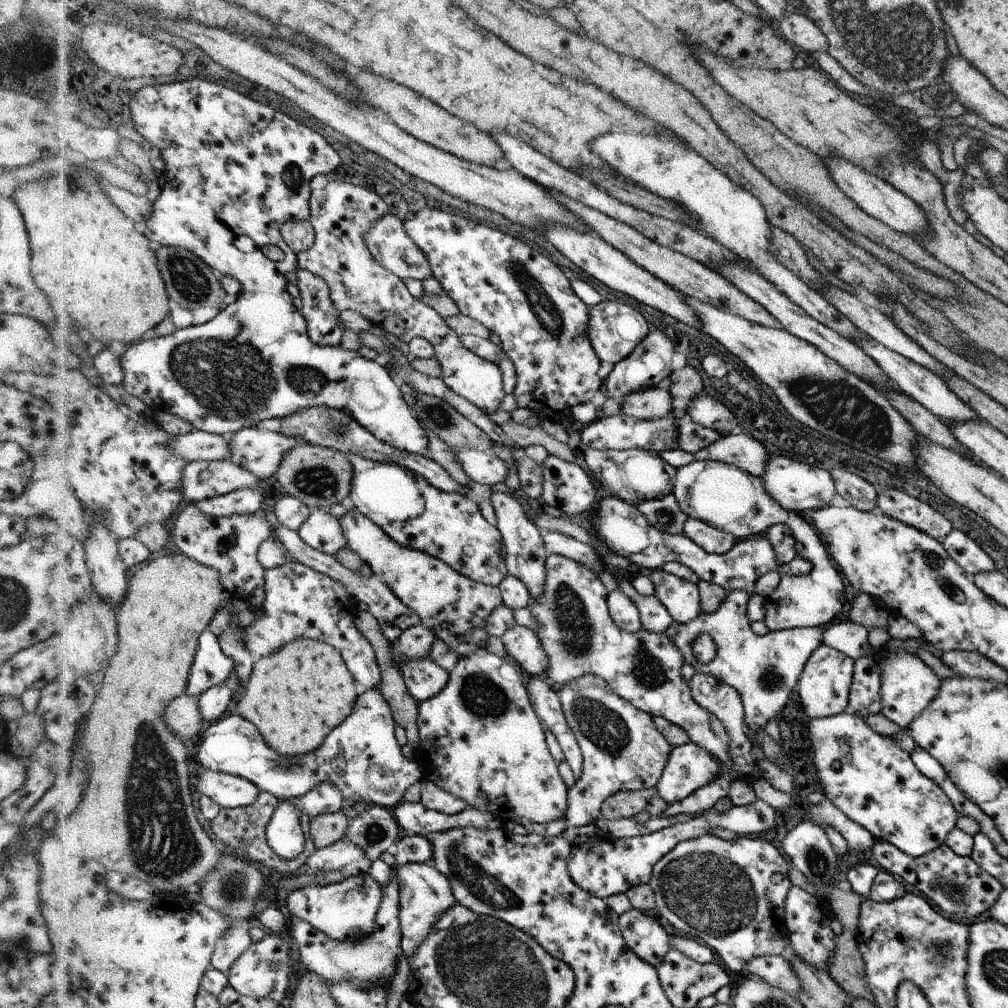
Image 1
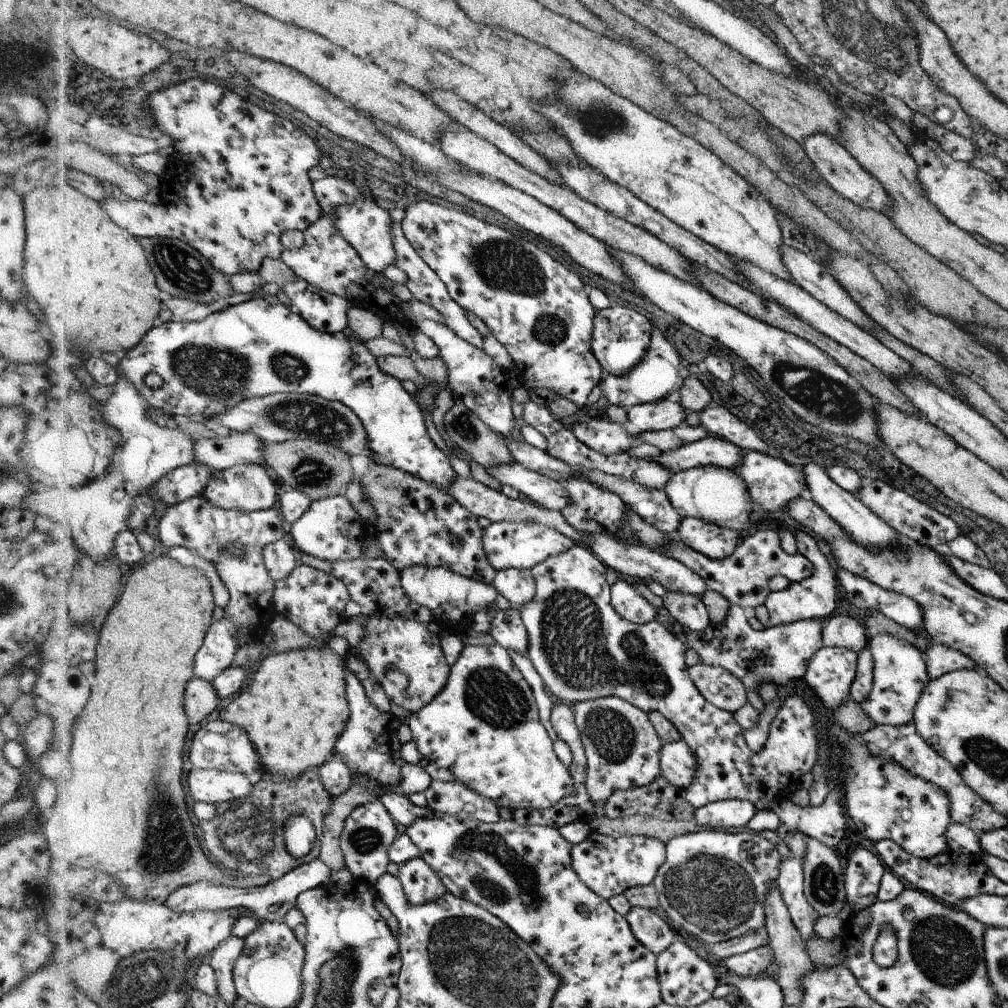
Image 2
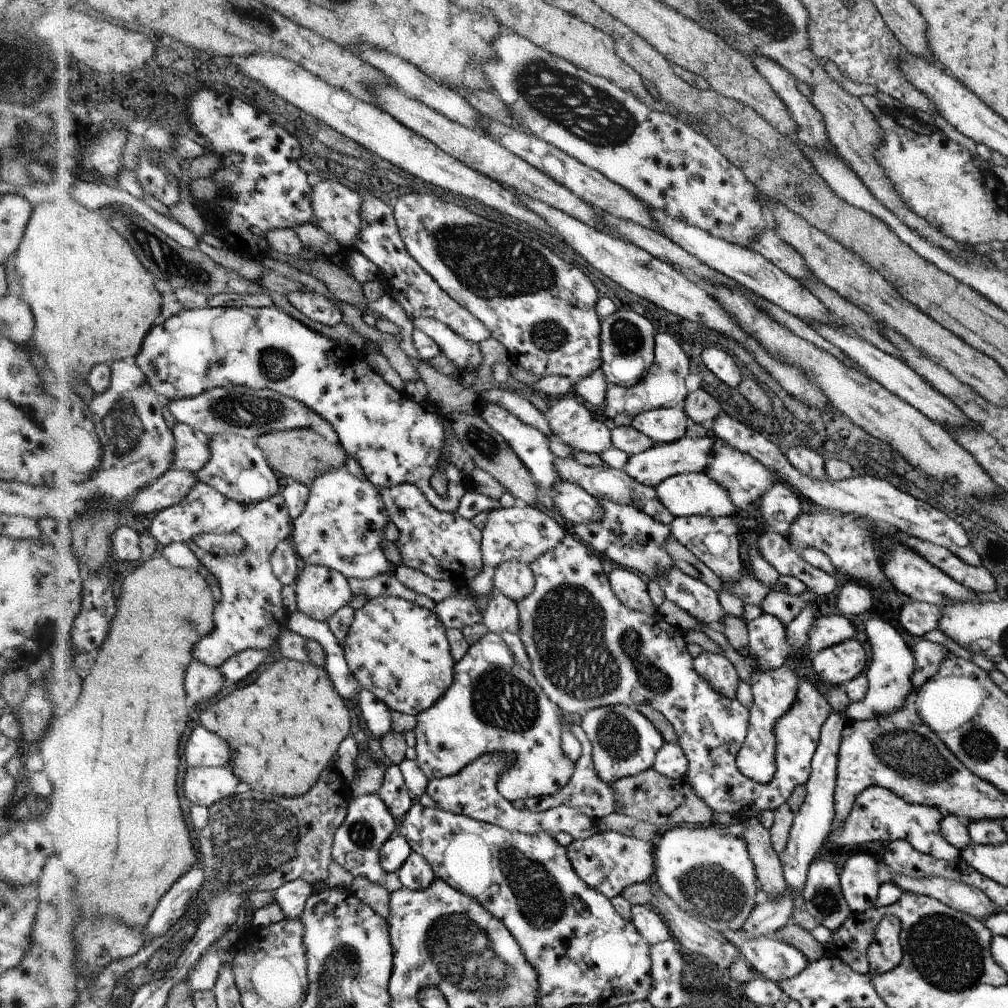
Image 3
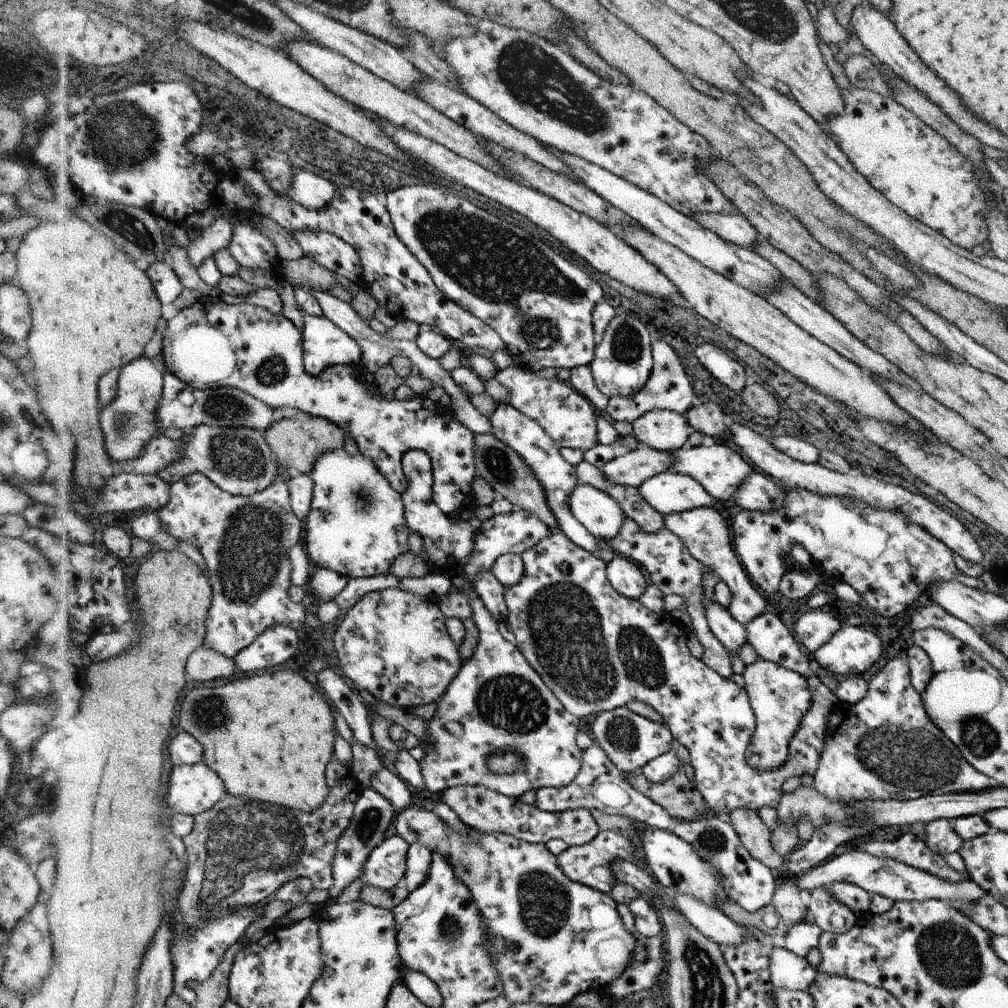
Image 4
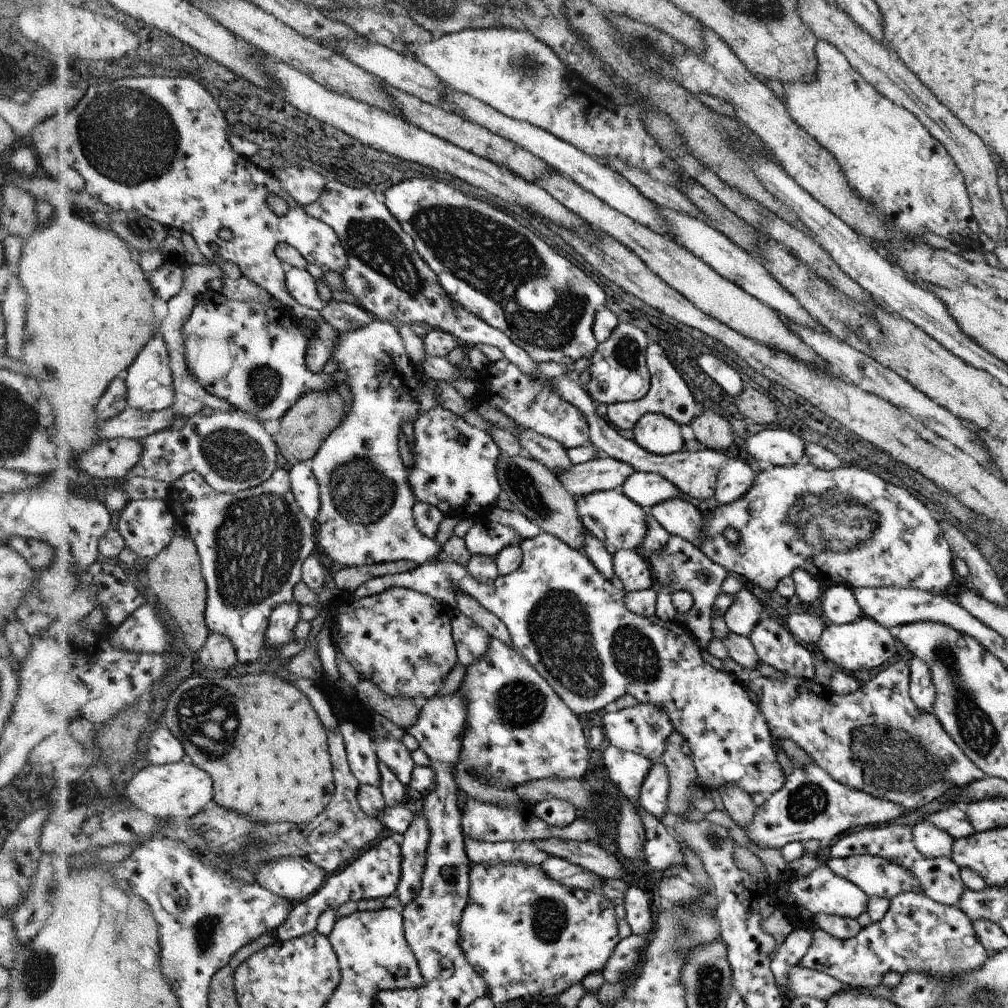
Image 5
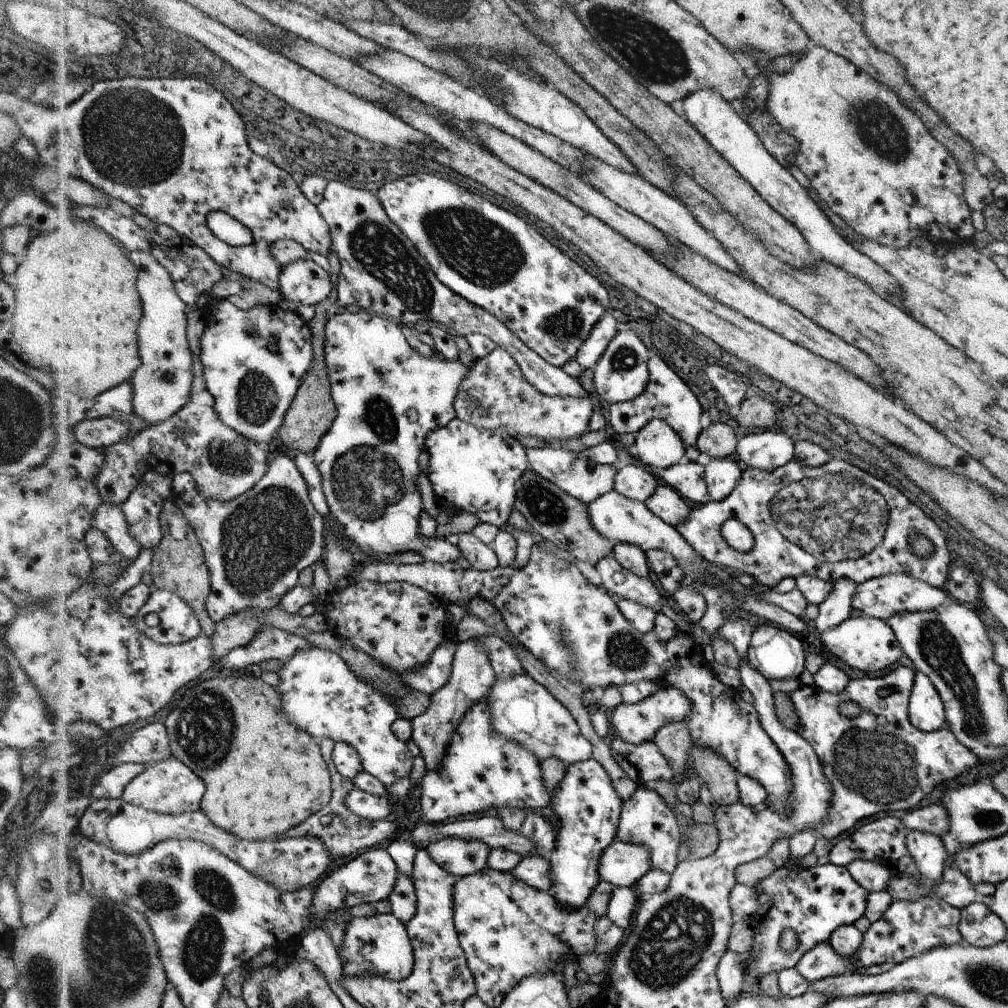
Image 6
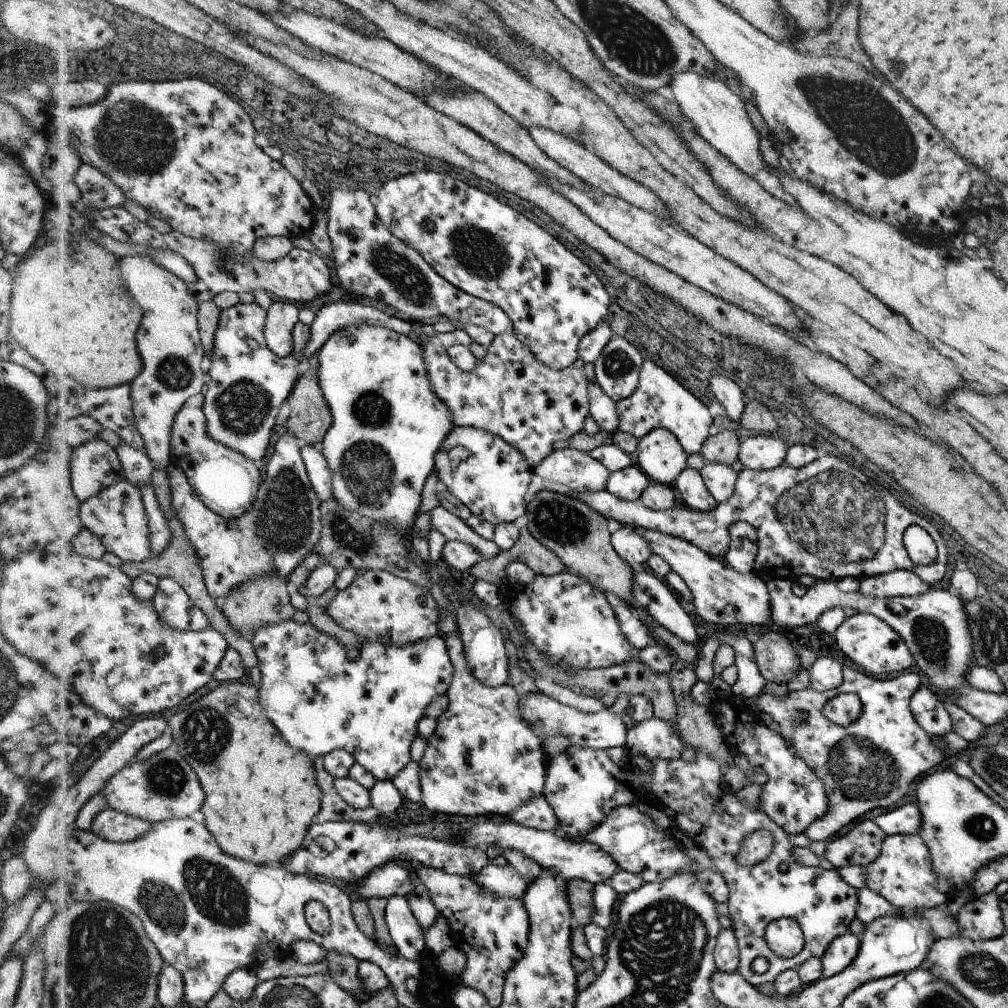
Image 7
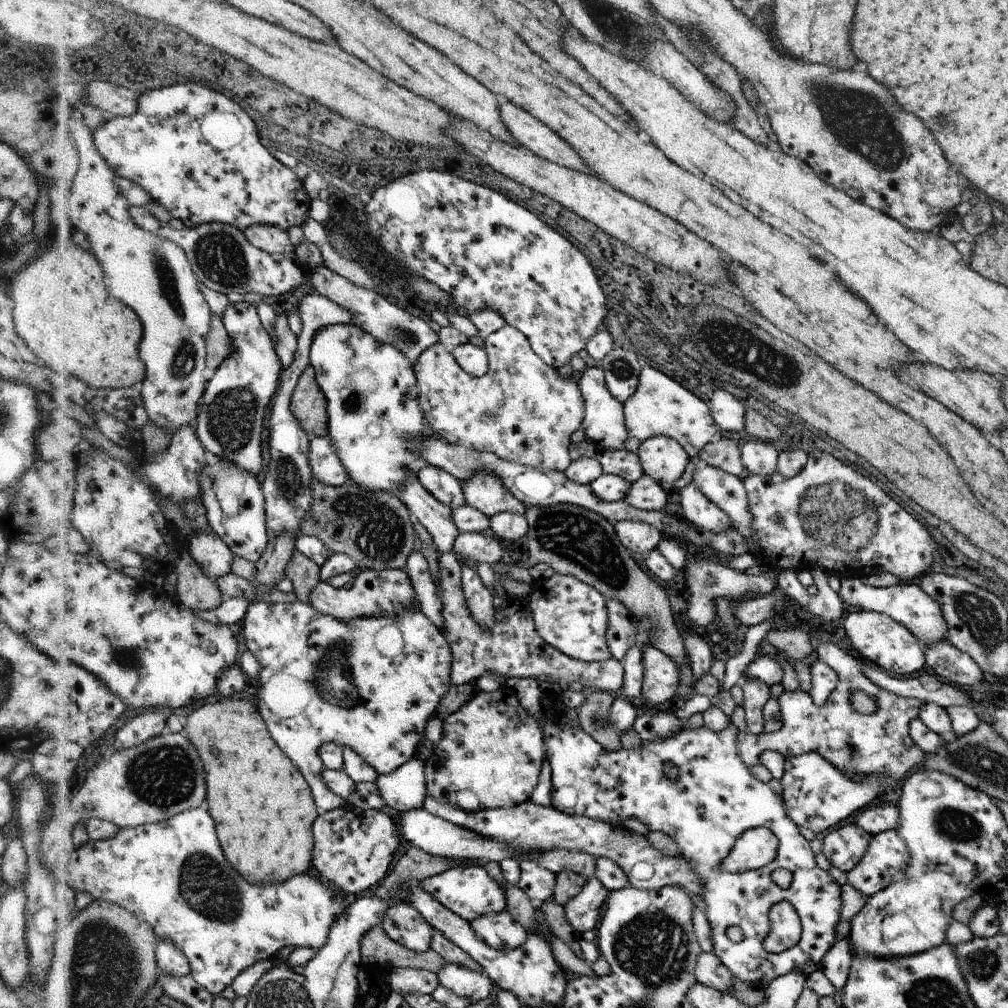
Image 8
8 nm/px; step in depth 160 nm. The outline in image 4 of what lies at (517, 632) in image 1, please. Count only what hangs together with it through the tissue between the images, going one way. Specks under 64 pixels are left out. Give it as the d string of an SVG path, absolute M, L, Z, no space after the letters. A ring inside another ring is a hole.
M491 571L478 572L476 580L472 582L476 594L486 609L498 622L506 621L506 602L504 602L504 586Z

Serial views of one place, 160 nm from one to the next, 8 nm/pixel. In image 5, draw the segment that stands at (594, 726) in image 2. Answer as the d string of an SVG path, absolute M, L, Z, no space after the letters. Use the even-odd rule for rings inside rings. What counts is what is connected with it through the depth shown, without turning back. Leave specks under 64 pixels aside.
M650 703L606 713L602 718L601 728L613 747L642 755L653 762L660 760L666 750L668 737L675 730L665 710Z

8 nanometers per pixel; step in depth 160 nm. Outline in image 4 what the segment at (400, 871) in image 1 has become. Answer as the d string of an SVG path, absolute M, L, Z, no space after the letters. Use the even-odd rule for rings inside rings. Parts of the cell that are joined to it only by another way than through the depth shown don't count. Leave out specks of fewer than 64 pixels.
M414 842L409 845L407 856L407 870L404 874L404 880L408 891L412 893L422 887L422 884L425 884L428 879L433 863L433 852L428 846Z

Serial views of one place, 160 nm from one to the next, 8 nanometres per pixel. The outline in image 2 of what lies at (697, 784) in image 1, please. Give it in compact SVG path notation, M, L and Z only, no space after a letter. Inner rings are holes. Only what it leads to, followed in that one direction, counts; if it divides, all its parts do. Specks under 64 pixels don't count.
M686 742L664 743L661 749L661 776L670 784L683 790L688 789L696 774L696 756Z

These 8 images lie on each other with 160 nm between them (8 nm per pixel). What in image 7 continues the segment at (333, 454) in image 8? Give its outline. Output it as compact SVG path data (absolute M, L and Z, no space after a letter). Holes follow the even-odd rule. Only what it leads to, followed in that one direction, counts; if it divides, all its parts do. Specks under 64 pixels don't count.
M304 445L302 452L306 461L309 480L320 500L326 502L332 499L332 469L329 468L321 448L313 445Z

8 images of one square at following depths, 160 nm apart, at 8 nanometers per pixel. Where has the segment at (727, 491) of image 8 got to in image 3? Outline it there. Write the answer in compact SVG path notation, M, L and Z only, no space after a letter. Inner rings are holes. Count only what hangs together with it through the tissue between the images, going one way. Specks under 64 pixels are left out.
M776 482L765 495L760 496L758 509L770 529L788 539L790 526L802 513L801 499L787 485Z

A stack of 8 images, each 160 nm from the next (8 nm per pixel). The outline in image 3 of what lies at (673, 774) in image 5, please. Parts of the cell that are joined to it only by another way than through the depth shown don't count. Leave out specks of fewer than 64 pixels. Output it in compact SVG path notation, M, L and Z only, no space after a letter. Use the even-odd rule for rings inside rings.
M653 768L626 779L619 779L612 783L612 790L616 792L616 813L649 822L657 828L672 829L674 826L698 826L712 822L713 811L694 794L692 786L684 778L666 778Z

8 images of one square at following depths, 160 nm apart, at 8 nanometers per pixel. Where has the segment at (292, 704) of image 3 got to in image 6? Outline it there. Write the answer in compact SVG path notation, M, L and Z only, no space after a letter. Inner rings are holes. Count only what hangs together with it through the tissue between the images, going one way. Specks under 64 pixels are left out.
M225 673L220 677L202 681L185 692L174 712L168 716L168 720L165 720L165 723L170 733L174 756L190 765L210 784L210 792L205 794L202 810L206 811L207 815L216 824L219 824L227 831L234 832L240 838L248 838L248 840L254 841L278 840L280 835L286 834L290 829L304 823L310 815L321 811L333 796L332 772L329 770L328 763L324 764L324 760L322 760L319 741L314 742L314 738L310 734L306 734L306 730L298 728L298 724L292 722L292 718L288 716L285 709L280 689L277 686L268 684L268 682L264 682L261 677L251 675L232 676L230 673Z

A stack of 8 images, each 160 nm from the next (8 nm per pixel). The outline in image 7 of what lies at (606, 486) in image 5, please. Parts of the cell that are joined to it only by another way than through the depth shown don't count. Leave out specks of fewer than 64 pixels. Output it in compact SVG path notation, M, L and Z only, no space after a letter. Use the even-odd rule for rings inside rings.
M570 446L542 459L533 472L542 478L546 486L571 491L574 497L604 491L611 473L589 453Z

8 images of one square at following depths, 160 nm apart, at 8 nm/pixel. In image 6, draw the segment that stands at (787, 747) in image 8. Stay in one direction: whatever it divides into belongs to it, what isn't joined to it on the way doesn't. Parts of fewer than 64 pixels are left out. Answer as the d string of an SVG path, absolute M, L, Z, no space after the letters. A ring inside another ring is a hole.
M900 666L885 676L850 679L841 693L829 693L812 684L789 694L801 721L802 730L797 733L814 749L833 788L829 816L823 824L809 826L789 838L790 859L804 858L813 852L818 840L834 838L858 820L878 812L914 809L936 786L979 764L949 728L924 732L912 726L907 706L914 675L914 670ZM850 701L860 707L854 718L843 715L839 707ZM850 790L858 796L854 806L846 800ZM834 810L862 810L862 816L834 816Z

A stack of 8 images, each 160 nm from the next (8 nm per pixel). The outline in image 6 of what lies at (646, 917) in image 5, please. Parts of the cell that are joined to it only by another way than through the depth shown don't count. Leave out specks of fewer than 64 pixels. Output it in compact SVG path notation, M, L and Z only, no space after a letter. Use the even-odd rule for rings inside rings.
M616 887L609 902L609 919L627 932L632 926L634 913L640 902L638 892L633 887Z

